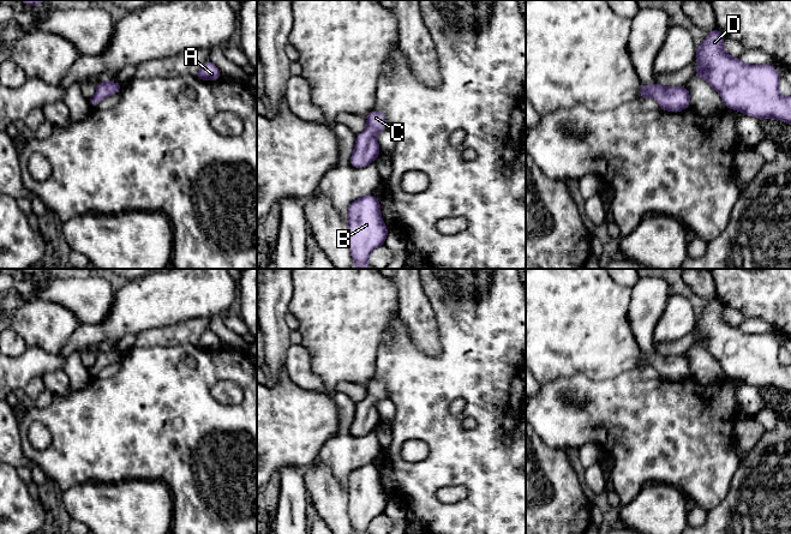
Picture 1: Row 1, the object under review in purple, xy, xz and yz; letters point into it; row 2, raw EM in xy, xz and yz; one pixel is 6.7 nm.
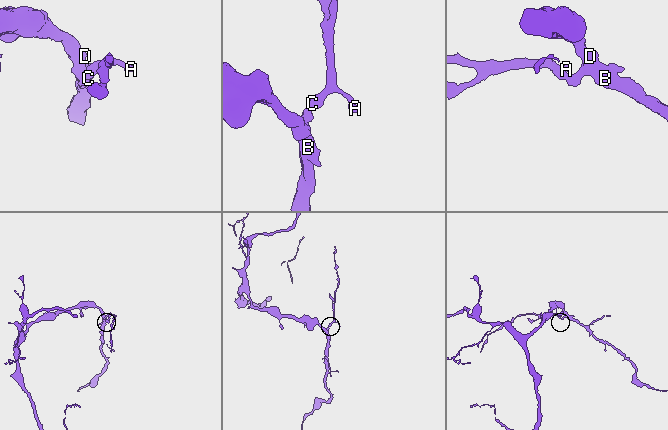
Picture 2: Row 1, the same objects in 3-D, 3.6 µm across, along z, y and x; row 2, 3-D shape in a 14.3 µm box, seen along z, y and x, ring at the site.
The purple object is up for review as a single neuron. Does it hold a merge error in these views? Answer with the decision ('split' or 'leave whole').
leave whole

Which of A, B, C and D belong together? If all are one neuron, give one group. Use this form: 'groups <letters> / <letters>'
groups A B C D

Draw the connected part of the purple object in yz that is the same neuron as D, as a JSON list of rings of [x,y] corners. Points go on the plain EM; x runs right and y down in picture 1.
[[[718,298],[708,300],[703,312],[696,318],[699,336],[693,346],[705,348],[719,361],[726,377],[742,380],[760,389],[778,388],[791,394],[791,365],[779,362],[780,342],[769,332],[748,334],[724,319],[724,307]]]

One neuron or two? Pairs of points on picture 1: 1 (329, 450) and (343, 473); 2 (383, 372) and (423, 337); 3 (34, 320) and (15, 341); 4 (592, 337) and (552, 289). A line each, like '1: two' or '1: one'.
1: one
2: two
3: two
4: one

